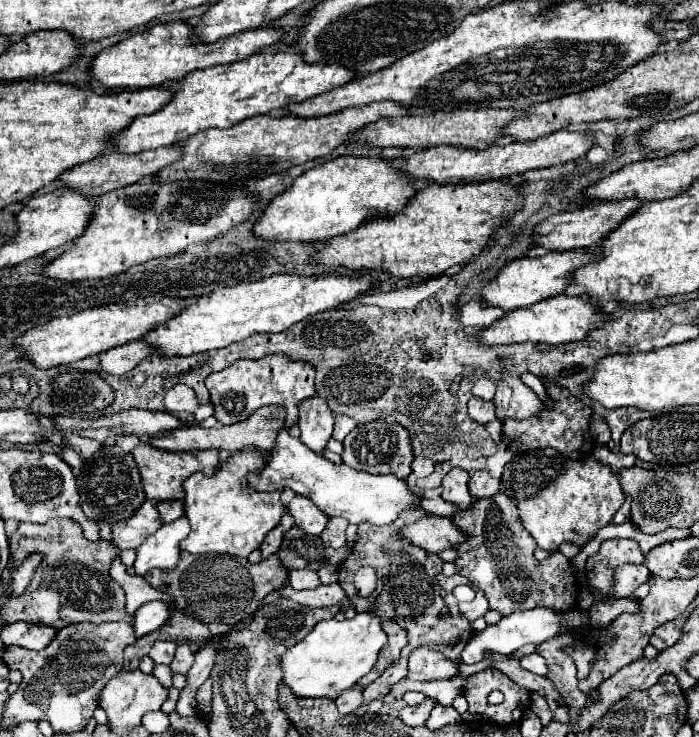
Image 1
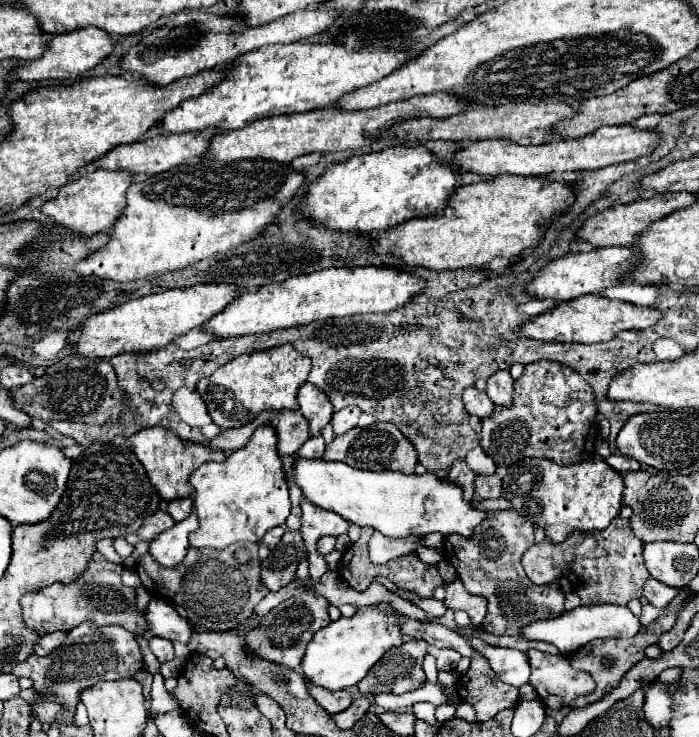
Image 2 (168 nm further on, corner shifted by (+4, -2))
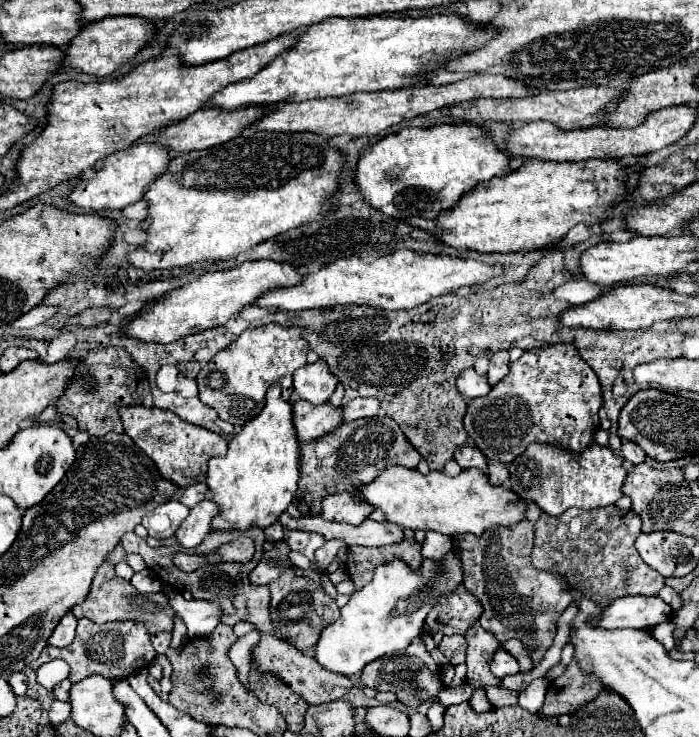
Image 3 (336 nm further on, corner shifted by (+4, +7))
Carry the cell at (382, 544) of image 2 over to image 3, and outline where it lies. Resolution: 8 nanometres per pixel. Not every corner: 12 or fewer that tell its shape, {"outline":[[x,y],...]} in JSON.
{"outline":[[323,516],[279,522],[289,530],[317,532],[347,546],[387,546],[403,538],[391,522],[363,520],[359,526]]}

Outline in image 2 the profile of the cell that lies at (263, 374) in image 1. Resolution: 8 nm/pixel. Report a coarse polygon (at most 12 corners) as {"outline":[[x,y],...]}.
{"outline":[[287,343],[197,383],[215,425],[297,409],[309,357]]}

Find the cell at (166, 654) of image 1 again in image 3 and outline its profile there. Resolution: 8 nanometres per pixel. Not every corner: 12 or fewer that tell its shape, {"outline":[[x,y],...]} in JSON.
{"outline":[[169,632],[153,634],[151,642],[157,654],[165,654],[171,642]]}

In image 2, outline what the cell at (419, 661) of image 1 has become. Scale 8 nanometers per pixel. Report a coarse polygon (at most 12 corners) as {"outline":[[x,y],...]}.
{"outline":[[429,647],[439,671],[455,671],[461,655],[453,649]]}

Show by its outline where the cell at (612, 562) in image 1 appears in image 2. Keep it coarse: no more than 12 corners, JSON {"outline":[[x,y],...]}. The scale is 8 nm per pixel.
{"outline":[[629,521],[523,555],[535,585],[561,575],[581,605],[627,605],[649,579]]}

